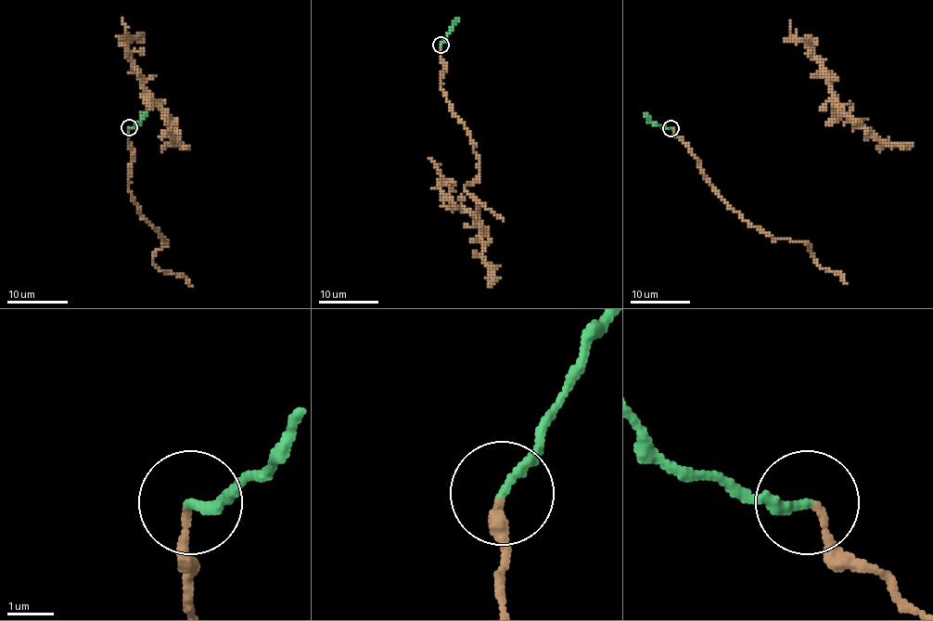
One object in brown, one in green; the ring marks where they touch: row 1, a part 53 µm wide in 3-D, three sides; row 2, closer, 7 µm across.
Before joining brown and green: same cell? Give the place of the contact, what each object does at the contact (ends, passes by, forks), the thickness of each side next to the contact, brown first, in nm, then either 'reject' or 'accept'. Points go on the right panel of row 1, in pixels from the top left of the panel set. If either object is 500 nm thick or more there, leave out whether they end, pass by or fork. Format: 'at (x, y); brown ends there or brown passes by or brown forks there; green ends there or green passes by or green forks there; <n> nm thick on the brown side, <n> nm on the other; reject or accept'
at (670, 128); brown ends there; green ends there; 150 nm thick on the brown side, 200 nm on the other; accept

